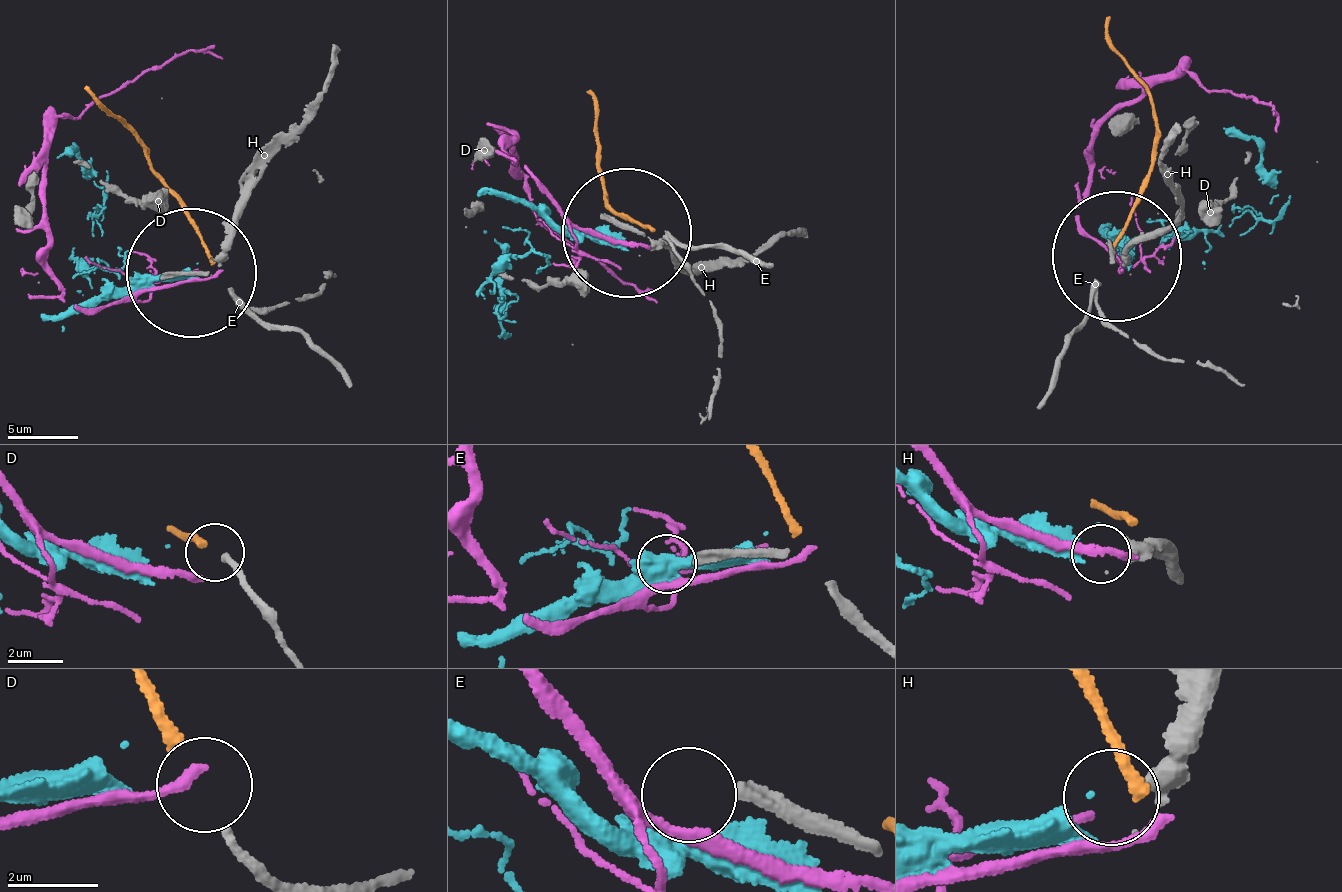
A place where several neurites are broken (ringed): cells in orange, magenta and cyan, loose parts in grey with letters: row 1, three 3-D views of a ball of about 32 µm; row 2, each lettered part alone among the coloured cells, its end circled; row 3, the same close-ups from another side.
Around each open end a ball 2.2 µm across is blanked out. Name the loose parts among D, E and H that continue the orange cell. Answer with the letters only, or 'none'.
D

